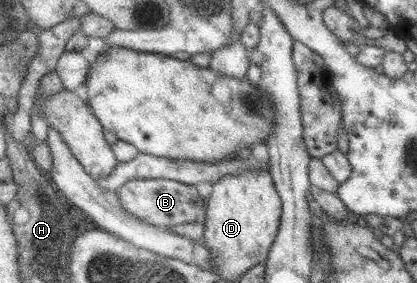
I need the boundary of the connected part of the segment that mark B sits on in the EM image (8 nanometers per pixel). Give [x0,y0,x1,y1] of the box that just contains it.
[119,179,207,229]

